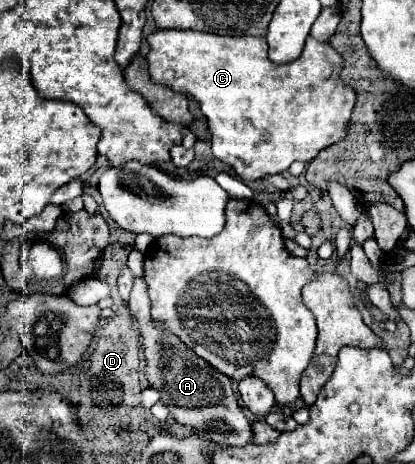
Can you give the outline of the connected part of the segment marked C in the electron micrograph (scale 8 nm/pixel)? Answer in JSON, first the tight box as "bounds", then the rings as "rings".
{"bounds":[148,30,356,182],"rings":[[[156,30],[148,36],[148,66],[152,80],[192,94],[202,106],[212,132],[212,152],[228,164],[244,182],[254,182],[270,174],[280,174],[296,160],[312,162],[320,150],[346,138],[350,116],[356,104],[352,86],[340,80],[342,56],[326,42],[308,38],[296,62],[274,64],[268,60],[266,38],[258,36],[214,36],[194,30]]]}

